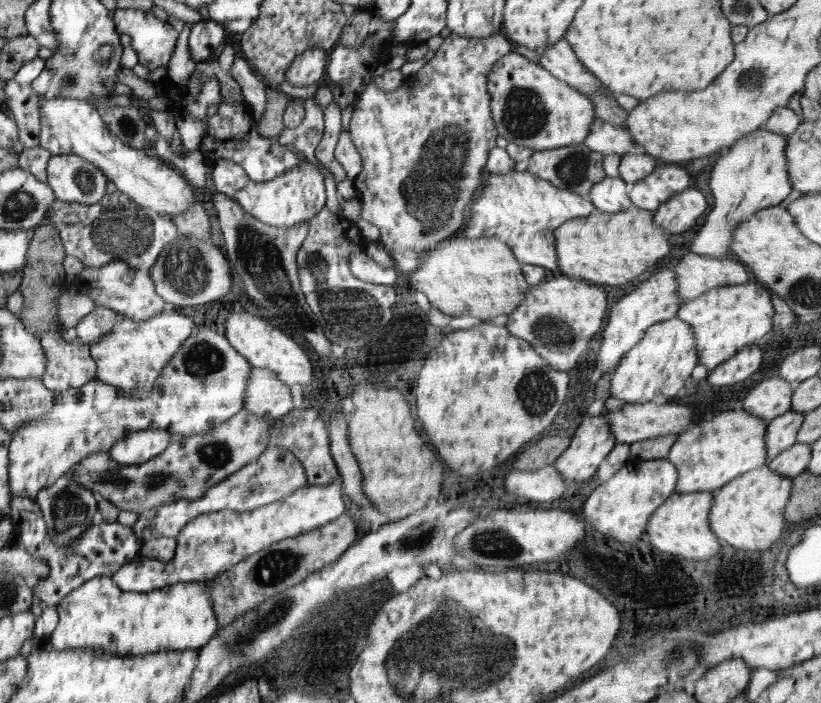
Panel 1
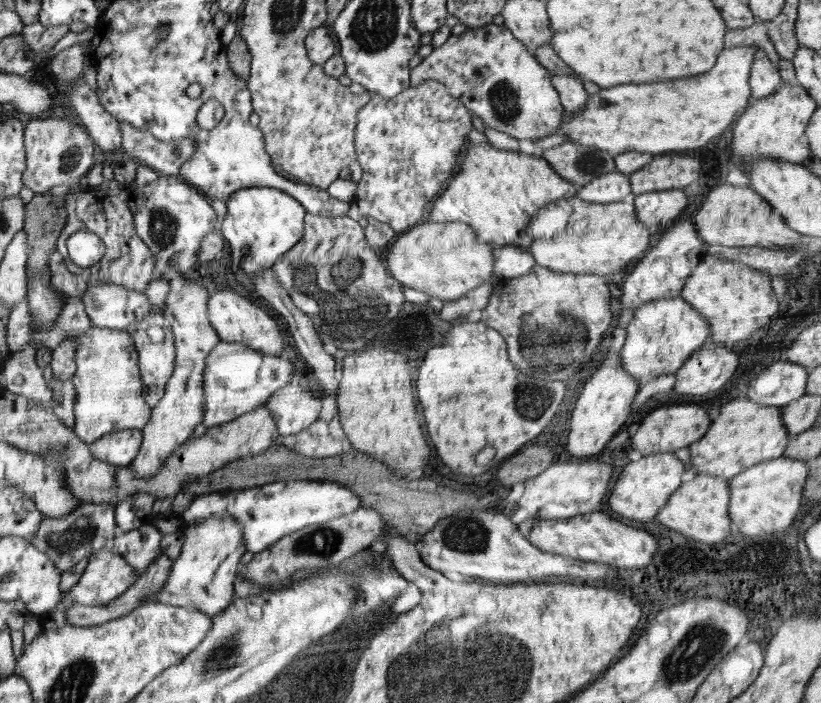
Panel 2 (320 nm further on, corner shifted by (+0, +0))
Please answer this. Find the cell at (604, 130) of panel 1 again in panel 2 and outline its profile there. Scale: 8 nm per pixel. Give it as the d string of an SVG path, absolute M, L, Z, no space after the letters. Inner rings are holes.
M552 75L552 86L559 92L562 107L566 115L584 110L589 94L583 87L583 81L574 75Z

